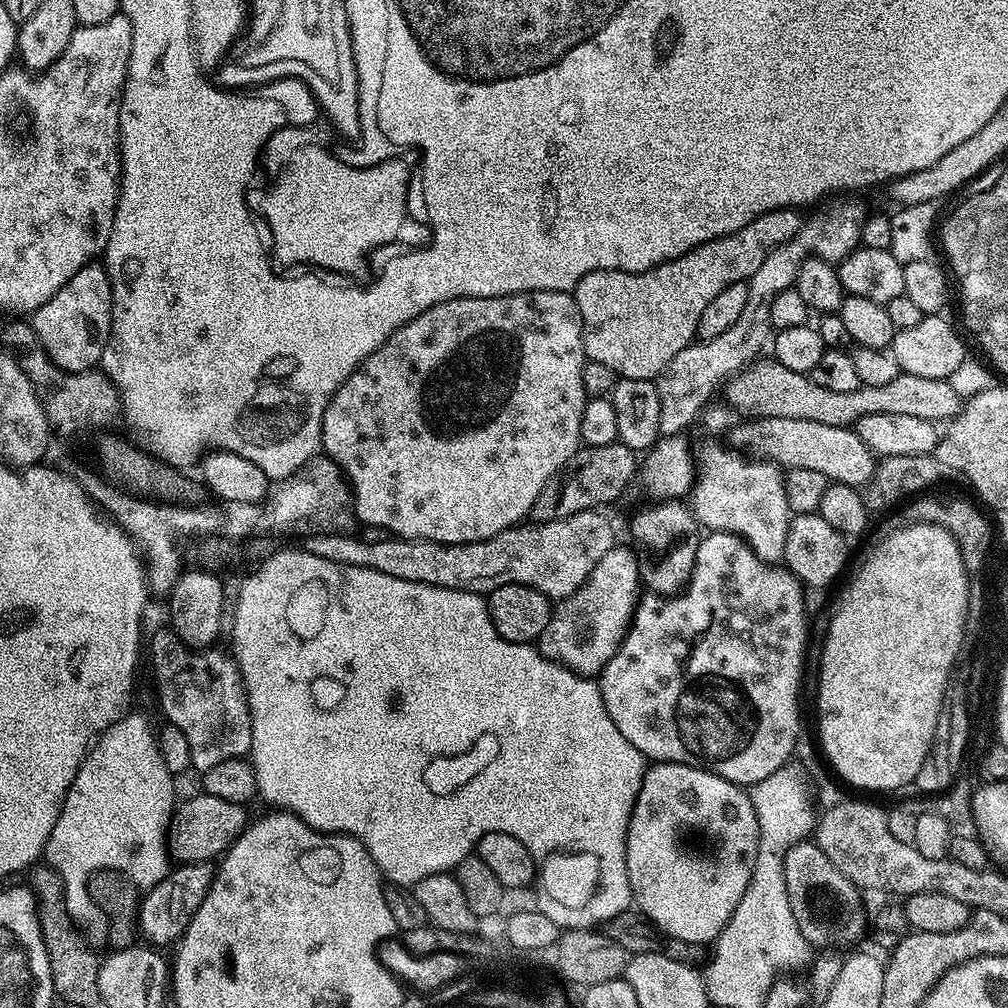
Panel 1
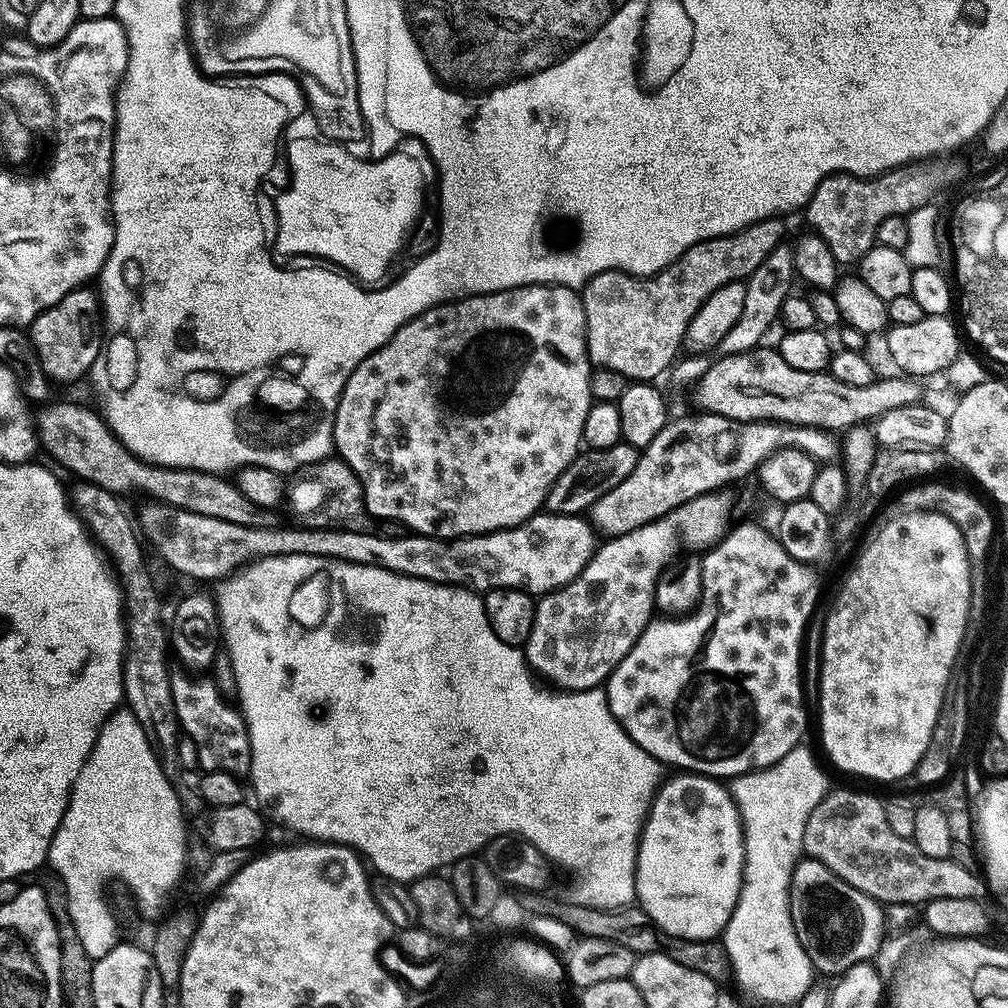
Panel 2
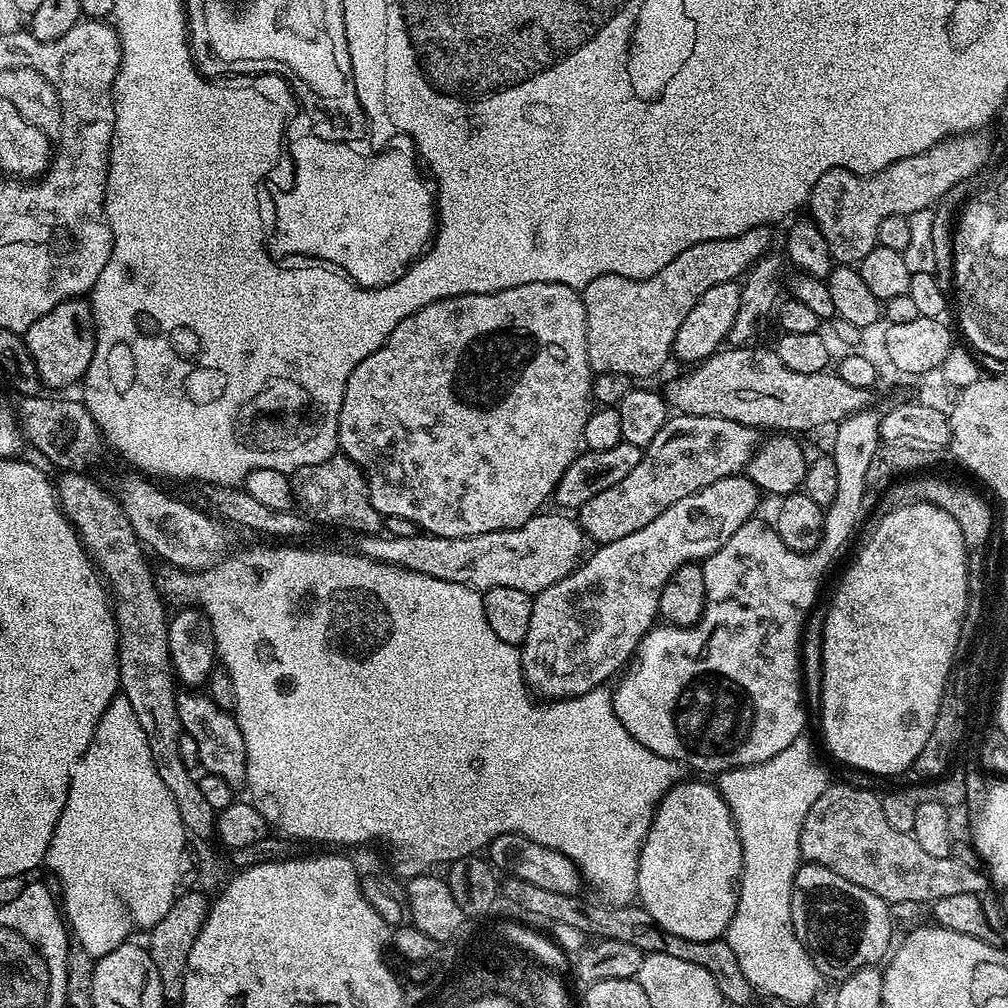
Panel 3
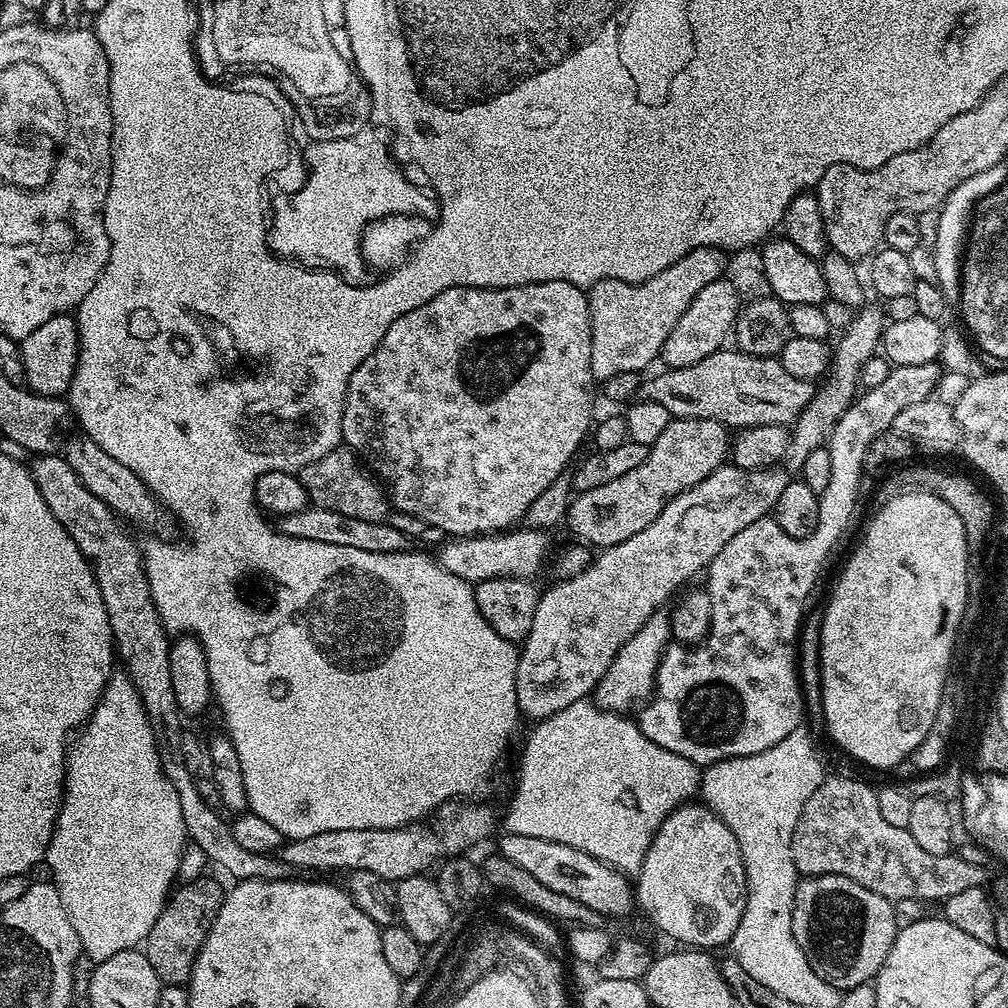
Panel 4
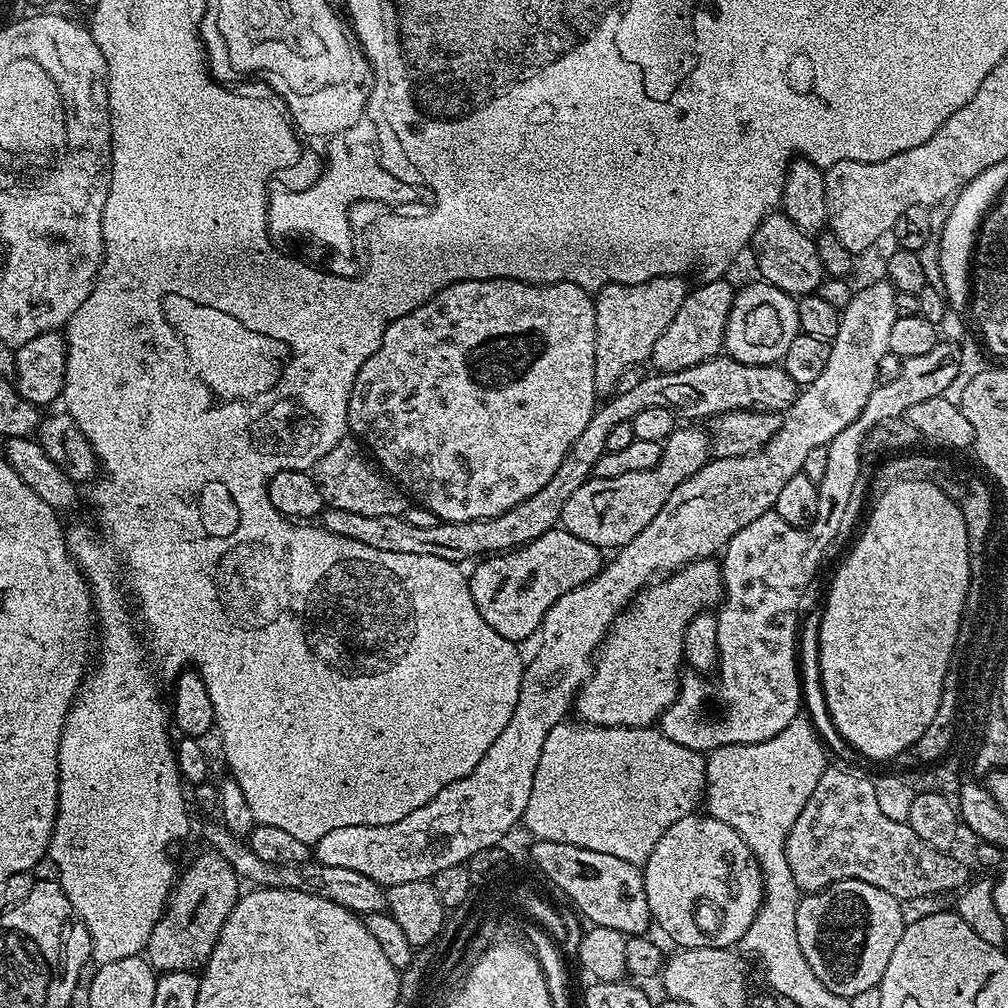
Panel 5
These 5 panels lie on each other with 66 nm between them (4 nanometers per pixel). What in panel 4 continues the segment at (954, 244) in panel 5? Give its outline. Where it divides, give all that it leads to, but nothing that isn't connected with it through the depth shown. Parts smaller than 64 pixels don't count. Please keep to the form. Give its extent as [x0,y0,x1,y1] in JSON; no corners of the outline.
[934,164,1002,306]

